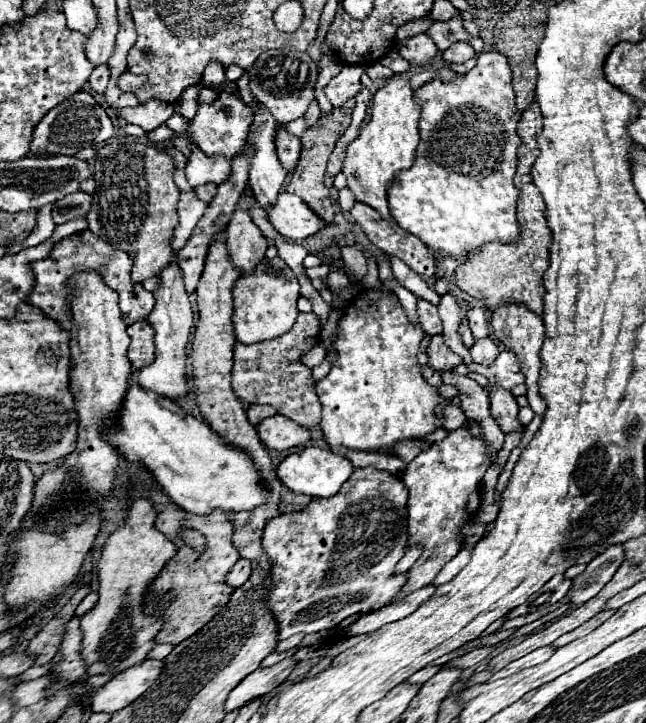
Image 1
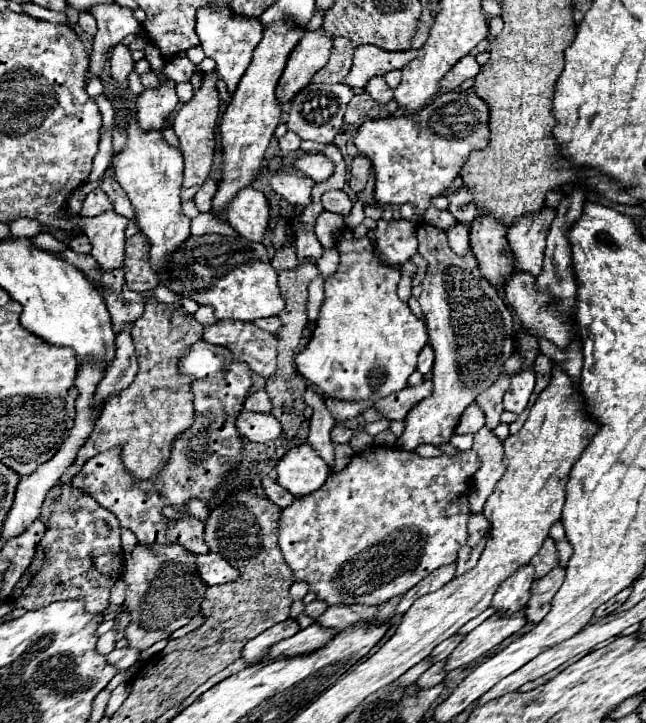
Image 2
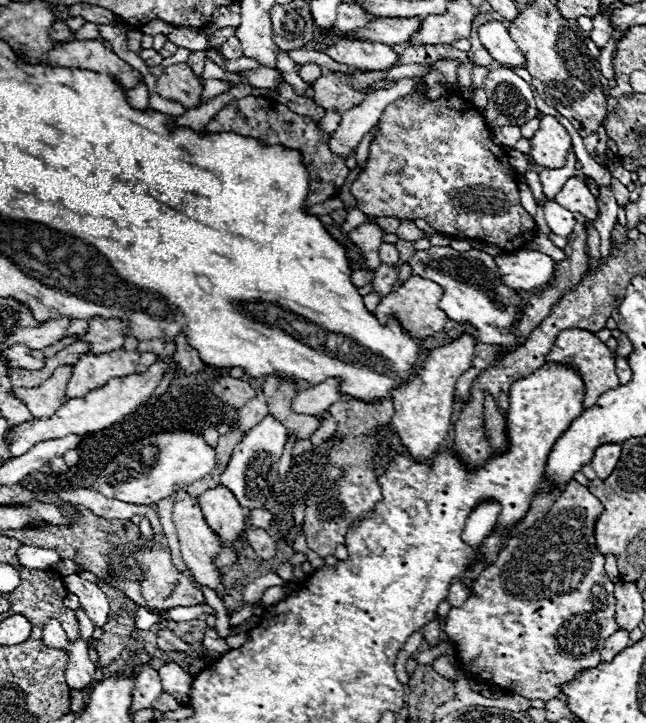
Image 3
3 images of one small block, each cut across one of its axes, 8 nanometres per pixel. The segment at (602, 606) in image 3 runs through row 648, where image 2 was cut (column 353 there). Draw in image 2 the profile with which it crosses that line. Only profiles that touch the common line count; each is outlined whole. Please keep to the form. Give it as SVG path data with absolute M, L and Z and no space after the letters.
M370 446L356 454L342 470L328 476L324 486L308 496L296 498L280 516L280 550L294 572L296 580L308 582L316 598L328 606L336 602L382 604L404 594L430 572L444 564L456 562L458 550L468 540L468 518L472 516L468 494L480 462L474 450L454 456L422 458L386 446Z

